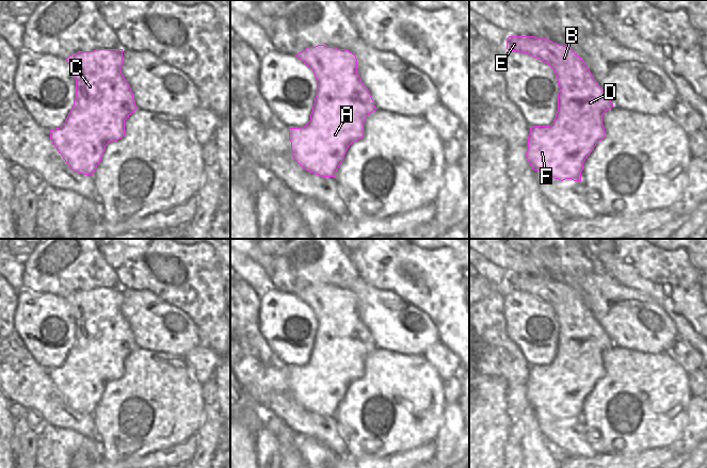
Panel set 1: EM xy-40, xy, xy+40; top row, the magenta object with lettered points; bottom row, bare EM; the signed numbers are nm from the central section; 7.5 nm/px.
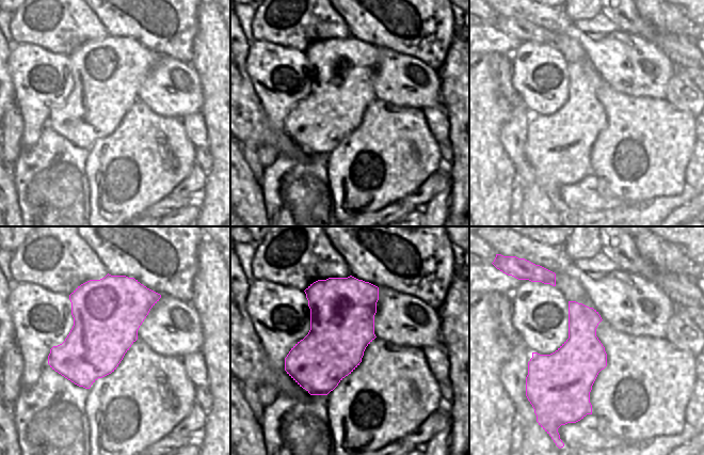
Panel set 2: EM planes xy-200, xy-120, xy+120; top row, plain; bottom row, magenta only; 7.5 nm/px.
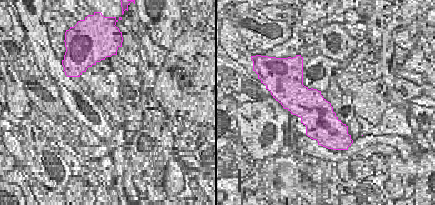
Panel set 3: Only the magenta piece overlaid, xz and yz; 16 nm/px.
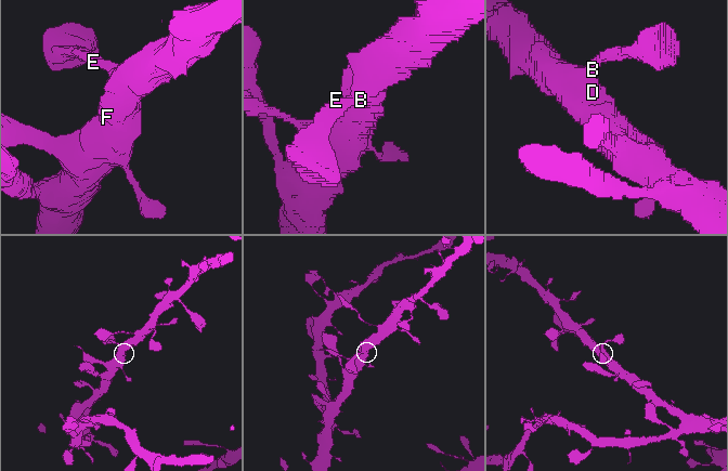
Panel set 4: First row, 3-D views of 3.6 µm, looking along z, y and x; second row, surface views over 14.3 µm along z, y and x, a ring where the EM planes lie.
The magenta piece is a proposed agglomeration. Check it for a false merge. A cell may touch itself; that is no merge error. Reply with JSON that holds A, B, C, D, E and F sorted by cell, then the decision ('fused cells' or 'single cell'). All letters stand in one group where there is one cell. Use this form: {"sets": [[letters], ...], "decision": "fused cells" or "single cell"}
{"sets": [["A", "B", "C", "D", "E", "F"]], "decision": "single cell"}

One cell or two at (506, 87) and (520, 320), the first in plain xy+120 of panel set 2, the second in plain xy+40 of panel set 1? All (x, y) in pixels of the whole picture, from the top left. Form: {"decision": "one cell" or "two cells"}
{"decision": "two cells"}

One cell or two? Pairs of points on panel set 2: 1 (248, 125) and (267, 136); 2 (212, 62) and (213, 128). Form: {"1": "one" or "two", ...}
{"1": "one", "2": "one"}

